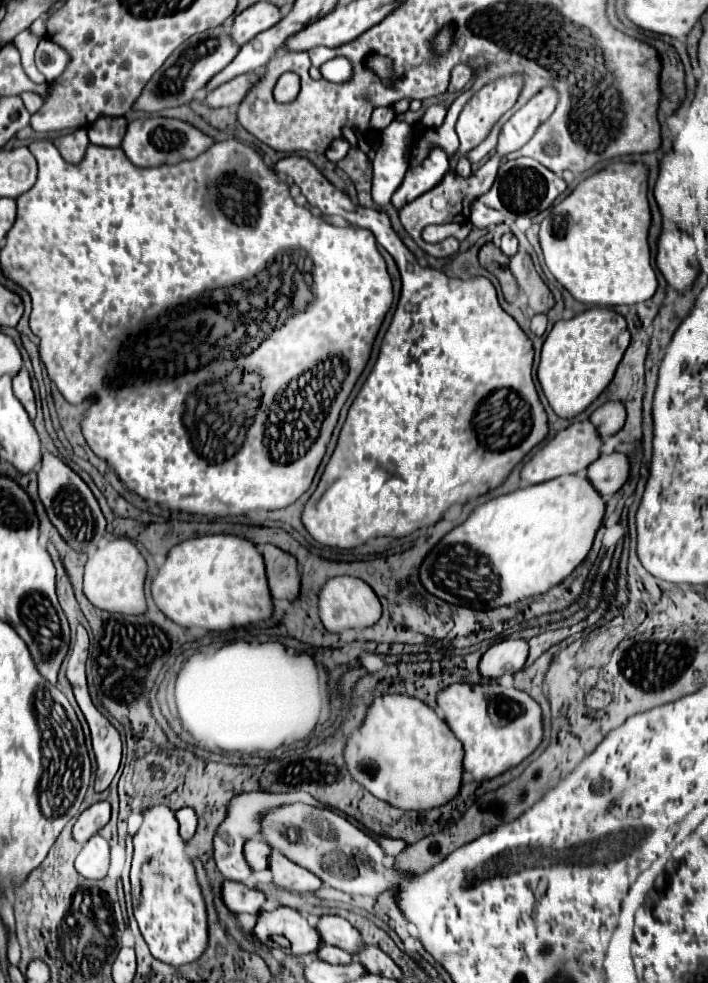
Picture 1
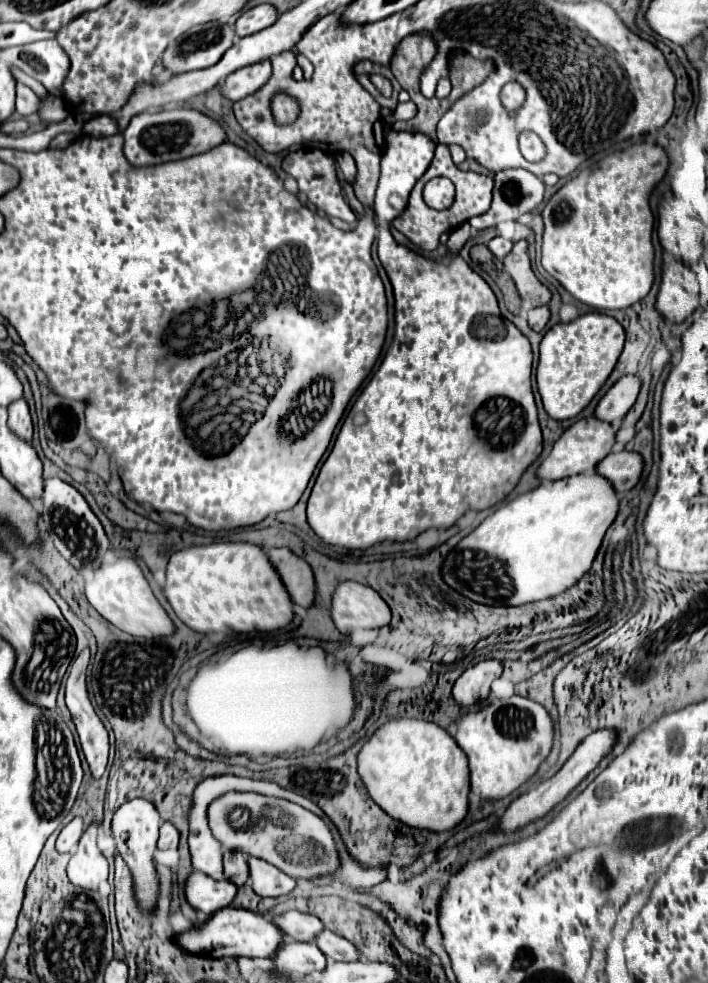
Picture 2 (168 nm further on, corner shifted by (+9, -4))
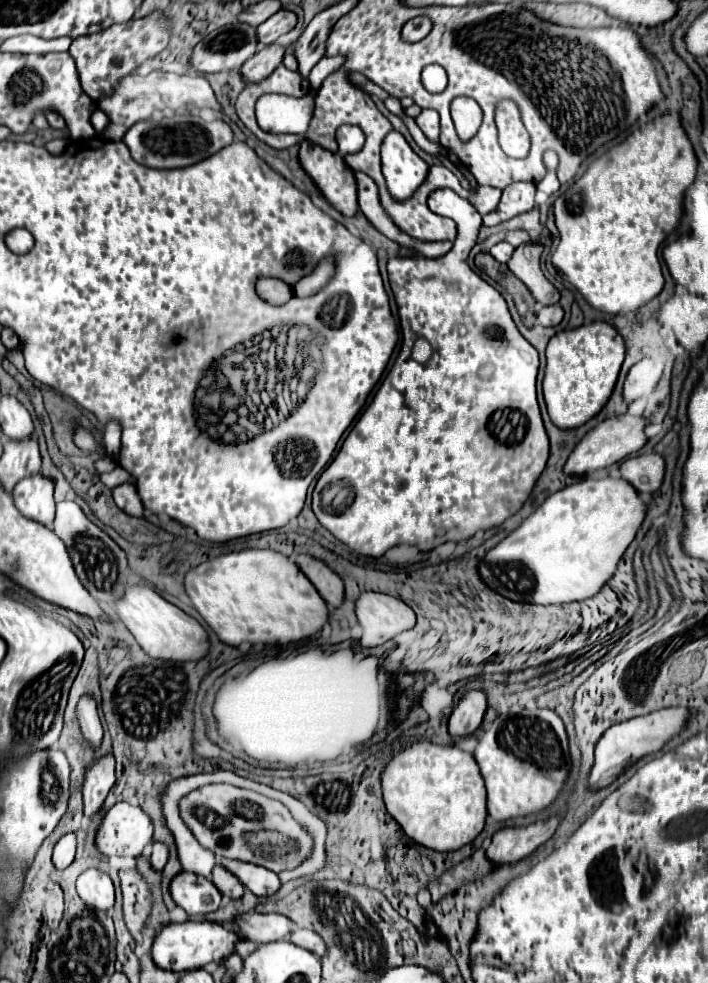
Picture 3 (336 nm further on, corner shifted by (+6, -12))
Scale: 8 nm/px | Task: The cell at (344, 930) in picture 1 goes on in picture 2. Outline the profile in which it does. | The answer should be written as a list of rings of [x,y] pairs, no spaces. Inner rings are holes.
[[[290,910],[286,912],[280,920],[274,920],[286,936],[292,936],[300,942],[316,942],[318,934],[324,930],[324,924],[320,918],[312,916],[312,914],[304,914],[304,912],[296,912]]]

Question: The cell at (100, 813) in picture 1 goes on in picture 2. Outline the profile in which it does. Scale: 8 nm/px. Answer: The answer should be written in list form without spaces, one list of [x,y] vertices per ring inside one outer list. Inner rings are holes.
[[[78,816],[68,826],[64,826],[64,830],[60,832],[60,836],[56,840],[56,850],[58,852],[72,852],[74,846],[78,844],[82,832],[84,832],[84,820]]]

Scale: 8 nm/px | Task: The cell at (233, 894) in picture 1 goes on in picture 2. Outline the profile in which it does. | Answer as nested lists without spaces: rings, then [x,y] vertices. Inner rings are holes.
[[[200,872],[190,874],[190,878],[186,882],[188,902],[204,914],[214,914],[222,908],[228,908],[234,902],[236,892],[238,892],[238,888],[232,882],[228,882],[228,880],[218,882]]]

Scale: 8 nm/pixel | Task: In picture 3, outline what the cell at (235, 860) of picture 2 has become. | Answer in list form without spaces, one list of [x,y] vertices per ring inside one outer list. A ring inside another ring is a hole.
[[[215,866],[213,868],[213,884],[217,886],[217,890],[223,894],[223,896],[229,896],[229,898],[241,898],[243,896],[243,884],[231,874],[227,872],[223,866]]]

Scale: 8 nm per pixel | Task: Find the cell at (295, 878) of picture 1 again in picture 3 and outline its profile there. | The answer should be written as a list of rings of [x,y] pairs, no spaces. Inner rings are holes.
[[[227,858],[221,860],[221,866],[227,868],[231,874],[235,874],[239,878],[239,882],[257,896],[271,896],[279,890],[281,882],[279,882],[277,874],[269,872],[263,866],[241,862],[241,860],[227,860]]]

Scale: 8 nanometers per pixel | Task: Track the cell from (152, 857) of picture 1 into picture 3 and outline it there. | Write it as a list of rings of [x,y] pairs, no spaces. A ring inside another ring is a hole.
[[[117,802],[105,812],[95,834],[95,846],[105,856],[139,856],[151,844],[151,818],[129,802]]]

